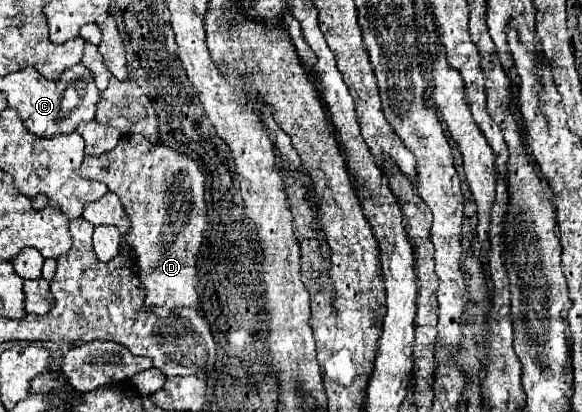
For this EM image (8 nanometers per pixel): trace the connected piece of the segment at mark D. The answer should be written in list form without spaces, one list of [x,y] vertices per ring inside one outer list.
[[[125,134],[119,144],[97,158],[87,156],[81,164],[81,176],[87,180],[97,180],[107,184],[109,192],[117,194],[125,214],[131,220],[131,230],[125,236],[129,248],[137,254],[139,278],[145,288],[145,306],[165,306],[165,308],[183,308],[183,306],[201,306],[201,294],[197,292],[197,268],[195,260],[203,240],[203,230],[207,228],[207,204],[205,204],[205,176],[199,164],[185,154],[173,152],[165,146],[149,144],[141,134]]]

